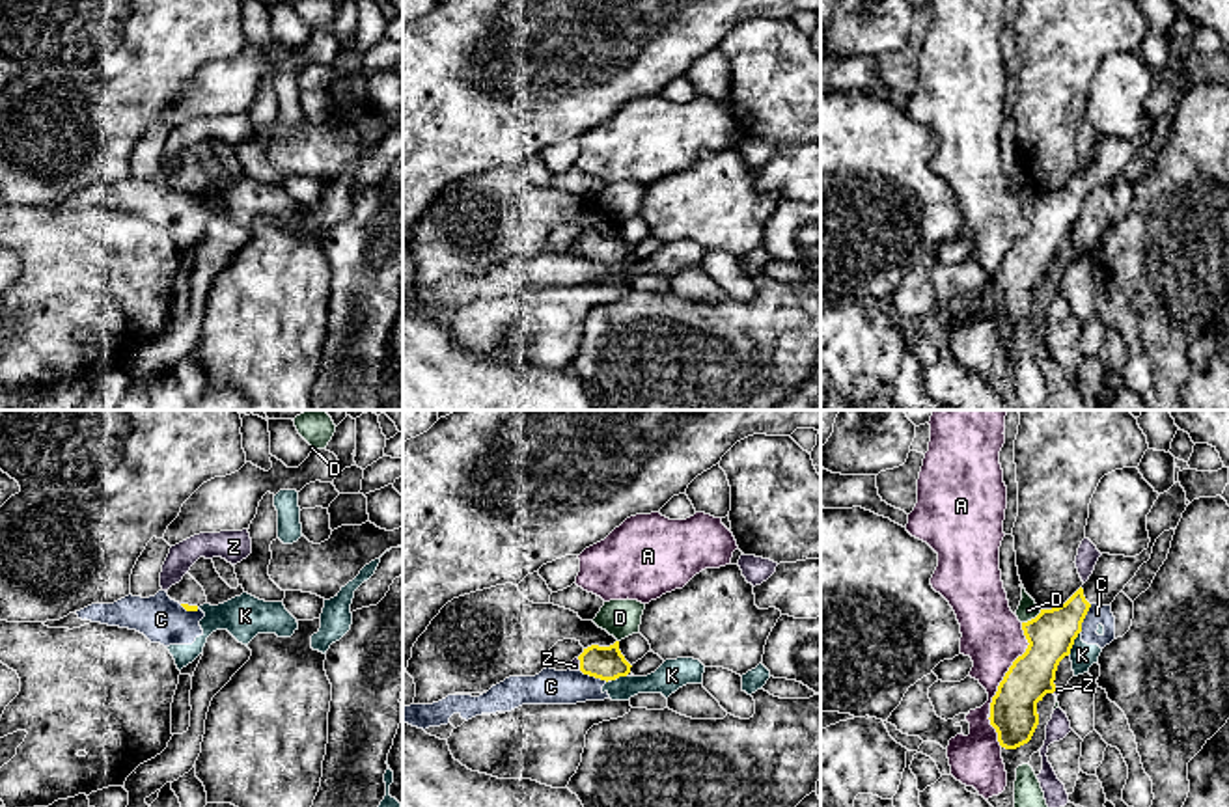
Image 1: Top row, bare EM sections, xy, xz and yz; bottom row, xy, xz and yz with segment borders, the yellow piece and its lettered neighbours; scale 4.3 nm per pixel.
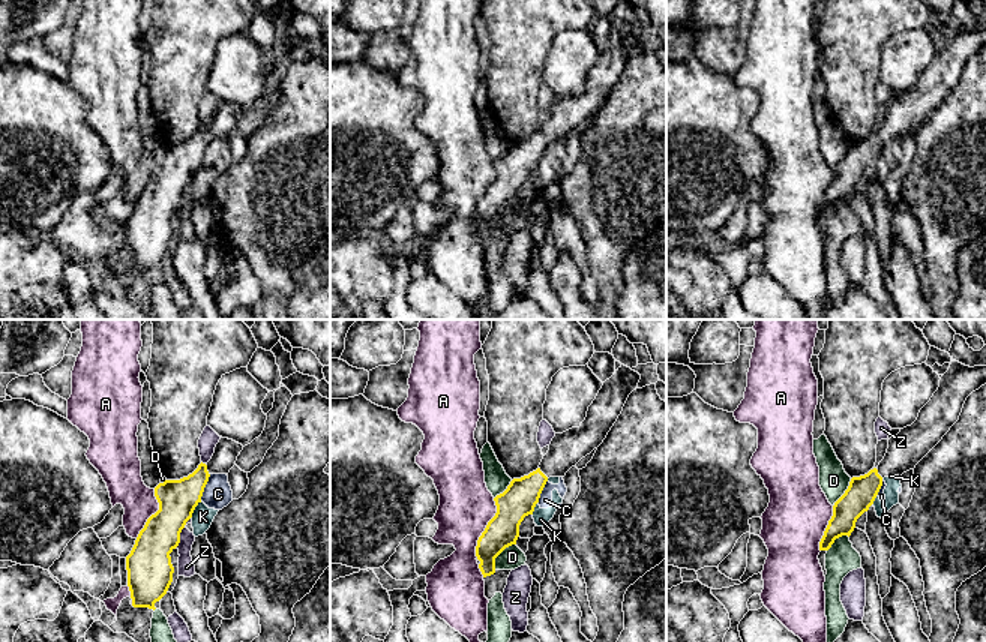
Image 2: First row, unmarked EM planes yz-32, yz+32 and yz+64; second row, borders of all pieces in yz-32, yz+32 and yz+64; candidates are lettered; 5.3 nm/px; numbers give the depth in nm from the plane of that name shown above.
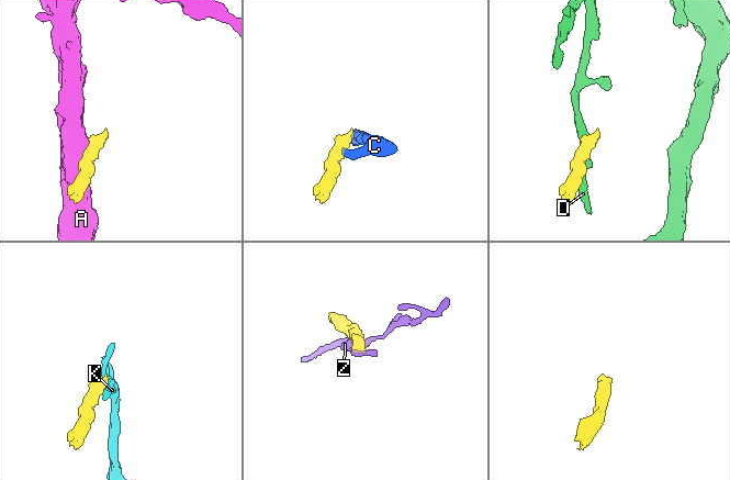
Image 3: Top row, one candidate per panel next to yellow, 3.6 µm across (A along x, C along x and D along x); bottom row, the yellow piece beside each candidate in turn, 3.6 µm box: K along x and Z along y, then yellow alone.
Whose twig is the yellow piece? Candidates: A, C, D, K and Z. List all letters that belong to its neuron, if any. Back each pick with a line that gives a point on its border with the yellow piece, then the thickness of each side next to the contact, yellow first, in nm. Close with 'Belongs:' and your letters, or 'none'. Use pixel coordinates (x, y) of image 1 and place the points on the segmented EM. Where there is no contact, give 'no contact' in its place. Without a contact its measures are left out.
Belongs: none

